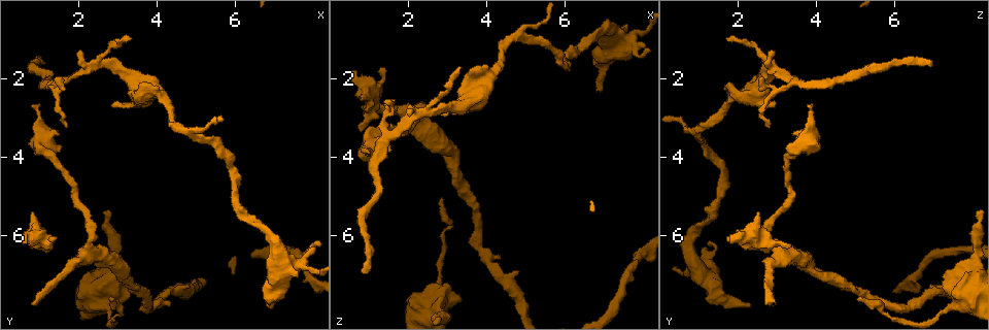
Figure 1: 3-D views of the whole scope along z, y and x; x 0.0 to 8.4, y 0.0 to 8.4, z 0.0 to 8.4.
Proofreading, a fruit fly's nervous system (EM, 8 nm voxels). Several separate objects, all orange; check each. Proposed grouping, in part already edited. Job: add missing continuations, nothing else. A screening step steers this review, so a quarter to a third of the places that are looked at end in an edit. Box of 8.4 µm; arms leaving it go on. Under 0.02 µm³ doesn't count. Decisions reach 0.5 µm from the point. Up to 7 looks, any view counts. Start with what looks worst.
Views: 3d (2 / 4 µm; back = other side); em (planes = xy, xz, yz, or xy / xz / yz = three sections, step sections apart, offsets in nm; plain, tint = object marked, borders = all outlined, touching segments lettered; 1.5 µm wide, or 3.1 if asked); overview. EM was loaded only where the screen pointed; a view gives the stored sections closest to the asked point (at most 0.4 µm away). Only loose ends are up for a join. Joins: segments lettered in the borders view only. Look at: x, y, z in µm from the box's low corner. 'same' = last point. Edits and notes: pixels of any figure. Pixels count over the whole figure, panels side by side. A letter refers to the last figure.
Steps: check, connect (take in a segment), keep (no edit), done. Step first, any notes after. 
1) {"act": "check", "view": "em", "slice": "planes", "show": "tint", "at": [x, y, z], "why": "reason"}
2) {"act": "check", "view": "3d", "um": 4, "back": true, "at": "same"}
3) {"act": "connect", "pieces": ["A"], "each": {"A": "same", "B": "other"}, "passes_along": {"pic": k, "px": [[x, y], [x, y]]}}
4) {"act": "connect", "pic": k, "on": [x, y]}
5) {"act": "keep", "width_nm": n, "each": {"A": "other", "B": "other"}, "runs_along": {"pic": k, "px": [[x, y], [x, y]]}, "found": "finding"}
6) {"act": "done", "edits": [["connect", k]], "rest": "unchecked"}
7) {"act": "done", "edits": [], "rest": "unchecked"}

{"act": "check", "view": "em", "slice": "planes", "show": "borders", "at": [0.95, 1.65, 7.00], "why": "free end"}

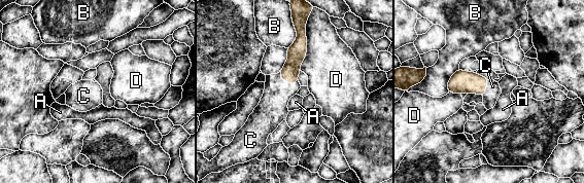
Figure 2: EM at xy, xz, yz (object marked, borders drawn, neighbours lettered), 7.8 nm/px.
{"act": "connect", "pieces": ["C"], "each": {"A": "other", "B": "other", "C": "same", "D": "other"}, "found": "the neuron continues"}

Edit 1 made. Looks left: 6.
{"act": "check", "view": "overview"}

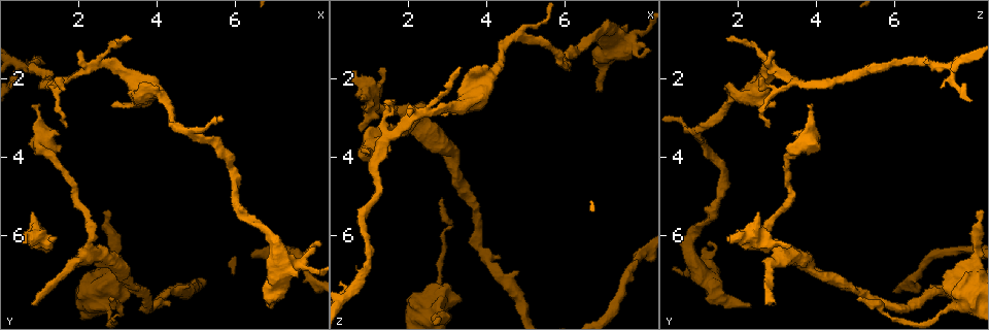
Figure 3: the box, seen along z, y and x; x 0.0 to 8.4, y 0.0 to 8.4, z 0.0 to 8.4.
{"act": "check", "view": "em", "slice": "yz", "step": 4, "show": "borders", "at": [0.55, 6.15, 1.80], "why": "an open end"}

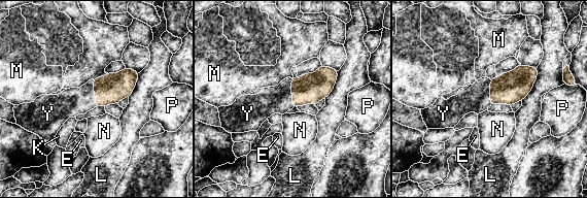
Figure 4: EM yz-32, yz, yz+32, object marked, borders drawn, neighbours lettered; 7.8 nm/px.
{"act": "check", "view": "em", "slice": "planes", "show": "borders", "at": "same", "why": "another direction"}

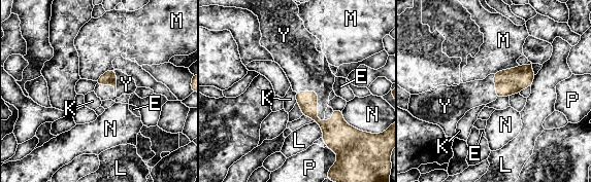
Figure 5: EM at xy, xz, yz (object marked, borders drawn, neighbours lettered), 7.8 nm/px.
{"act": "connect", "pieces": ["Y"], "each": {"E": "other", "K": "other", "L": "other", "M": "other", "N": "other", "P": "other", "Y": "same"}, "found": "the neuron continues"}

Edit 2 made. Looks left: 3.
{"act": "check", "view": "3d", "um": 2, "at": [0.85, 7.75, 2.70], "why": "free end"}

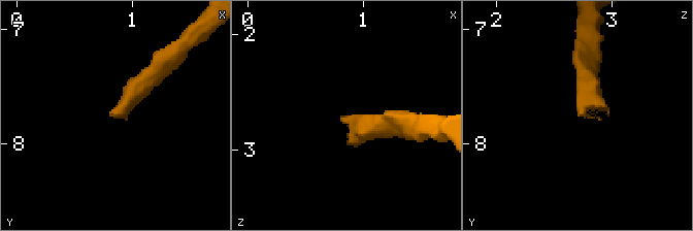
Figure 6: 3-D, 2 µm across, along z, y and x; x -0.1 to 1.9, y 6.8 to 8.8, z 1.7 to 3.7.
{"act": "check", "view": "em", "slice": "planes", "show": "borders", "at": [0.84, 7.74, 2.72]}

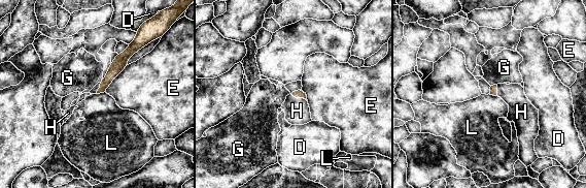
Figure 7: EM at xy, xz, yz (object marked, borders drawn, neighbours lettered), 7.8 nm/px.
{"act": "connect", "pieces": ["H"], "each": {"D": "other", "E": "other", "G": "other", "H": "same", "L": "other"}, "found": "the neuron continues"}

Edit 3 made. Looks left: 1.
{"act": "done", "edits": [["connect", 2], ["connect", 5], ["connect", 7]], "rest": "unchecked"}

